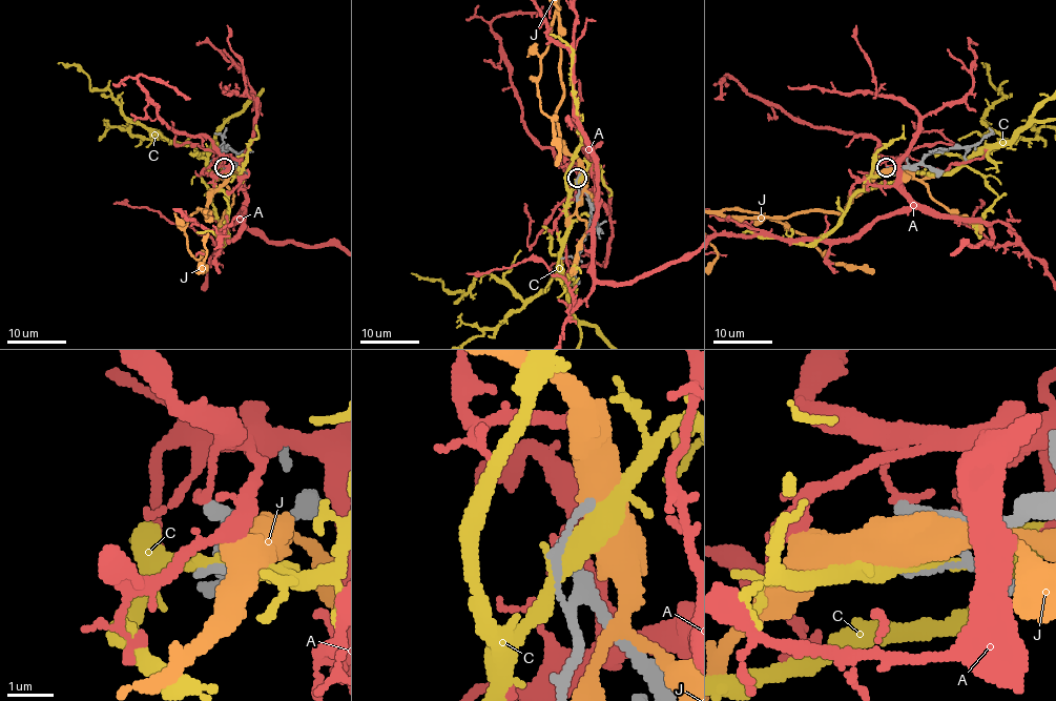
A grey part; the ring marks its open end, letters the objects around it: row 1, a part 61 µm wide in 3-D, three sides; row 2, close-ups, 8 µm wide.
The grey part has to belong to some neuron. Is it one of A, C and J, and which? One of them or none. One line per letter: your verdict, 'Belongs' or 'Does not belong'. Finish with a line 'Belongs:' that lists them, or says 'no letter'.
A: Does not belong
C: Does not belong
J: Does not belong
Belongs: no letter

